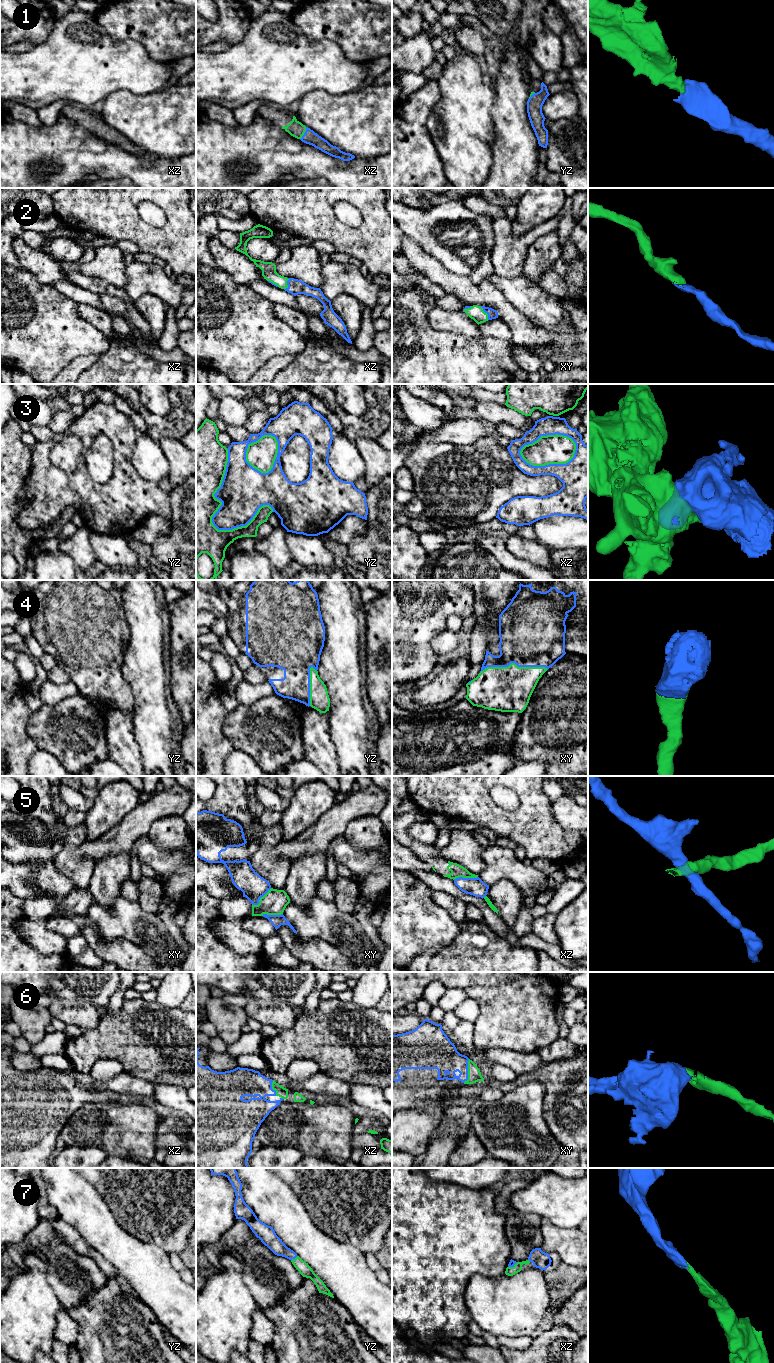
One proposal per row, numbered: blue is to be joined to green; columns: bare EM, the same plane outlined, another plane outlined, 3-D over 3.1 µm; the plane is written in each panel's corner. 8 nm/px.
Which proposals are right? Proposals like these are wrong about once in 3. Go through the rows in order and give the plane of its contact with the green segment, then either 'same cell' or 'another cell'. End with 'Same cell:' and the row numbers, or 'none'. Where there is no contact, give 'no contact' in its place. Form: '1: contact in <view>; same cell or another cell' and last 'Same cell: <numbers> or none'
1: contact in xz; same cell
2: contact in xy; same cell
3: contact in yz; another cell
4: contact in xy; same cell
5: contact in xy; another cell
6: contact in xy; same cell
7: contact in yz; same cell
Same cell: 1, 2, 4, 6, 7

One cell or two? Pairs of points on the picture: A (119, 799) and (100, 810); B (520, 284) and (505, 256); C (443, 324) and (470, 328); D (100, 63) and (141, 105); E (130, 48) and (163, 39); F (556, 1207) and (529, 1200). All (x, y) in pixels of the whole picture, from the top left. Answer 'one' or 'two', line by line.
A: one
B: two
C: one
D: two
E: two
F: one

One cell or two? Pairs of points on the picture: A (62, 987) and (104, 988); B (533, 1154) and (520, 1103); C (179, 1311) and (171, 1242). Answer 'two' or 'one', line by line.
A: one
B: one
C: two

